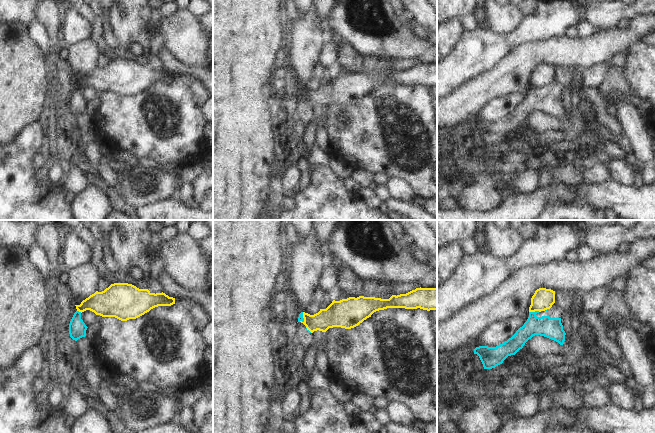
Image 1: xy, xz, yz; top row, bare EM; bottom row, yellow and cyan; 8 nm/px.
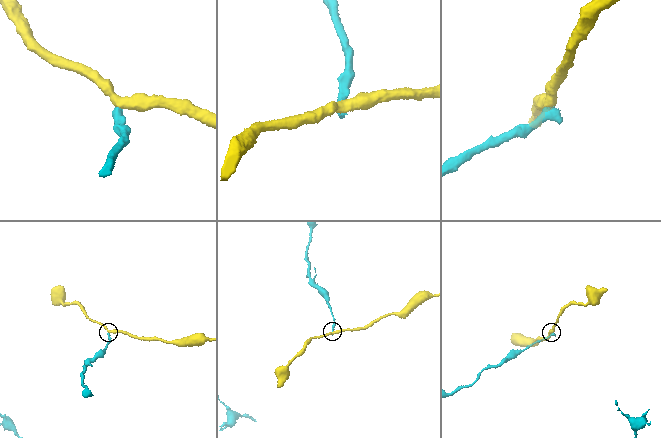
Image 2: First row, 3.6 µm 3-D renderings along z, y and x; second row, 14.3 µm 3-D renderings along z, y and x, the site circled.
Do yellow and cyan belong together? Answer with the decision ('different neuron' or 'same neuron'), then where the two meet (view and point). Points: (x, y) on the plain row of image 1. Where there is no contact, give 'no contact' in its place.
different neuron; contact yz (534, 87)

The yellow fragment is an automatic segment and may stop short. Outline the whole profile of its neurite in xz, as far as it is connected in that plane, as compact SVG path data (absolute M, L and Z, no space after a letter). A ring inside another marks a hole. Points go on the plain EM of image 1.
M416 64L406 70L392 71L389 75L381 75L375 73L359 72L349 73L340 77L333 76L332 79L326 85L320 85L320 87L314 91L303 88L303 99L307 106L311 109L314 107L326 108L329 104L341 103L345 105L351 105L358 102L367 94L379 86L387 84L405 84L405 85L423 85L423 86L437 86L437 64Z

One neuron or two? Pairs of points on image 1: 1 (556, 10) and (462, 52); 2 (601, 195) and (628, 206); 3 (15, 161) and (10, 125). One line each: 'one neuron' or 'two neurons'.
1: one neuron
2: one neuron
3: two neurons

